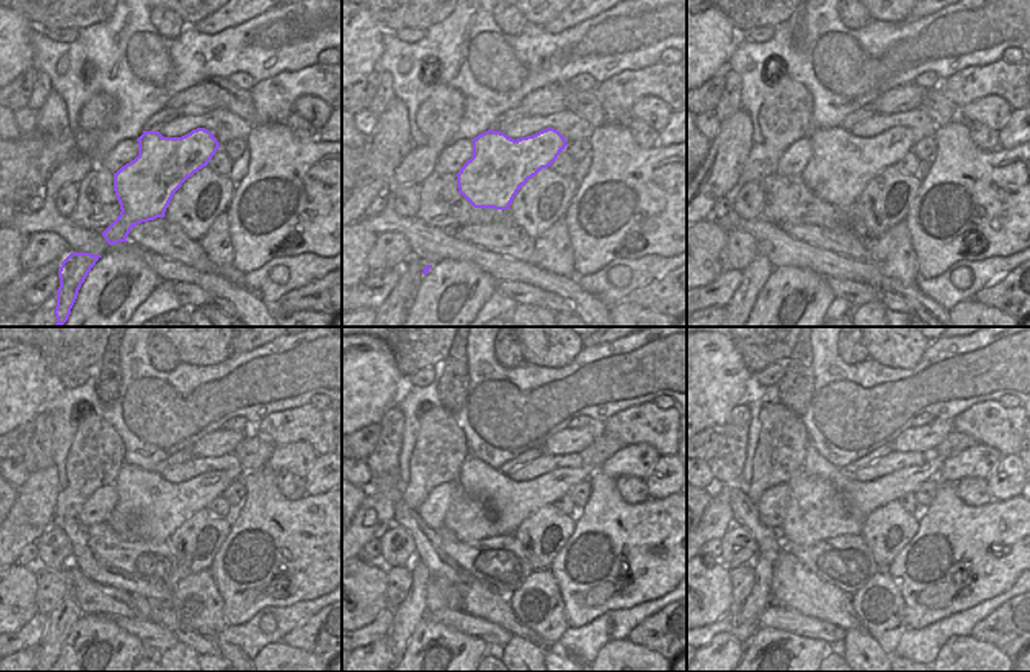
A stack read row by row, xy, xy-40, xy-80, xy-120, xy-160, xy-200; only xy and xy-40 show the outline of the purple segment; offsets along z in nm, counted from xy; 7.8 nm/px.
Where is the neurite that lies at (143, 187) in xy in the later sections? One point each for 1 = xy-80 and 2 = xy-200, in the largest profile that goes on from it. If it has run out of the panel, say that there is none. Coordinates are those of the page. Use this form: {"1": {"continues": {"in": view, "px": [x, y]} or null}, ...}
{"1": {"continues": {"in": "xy-80", "px": [841, 165]}}, "2": {"continues": {"in": "xy-200", "px": [864, 495]}}}

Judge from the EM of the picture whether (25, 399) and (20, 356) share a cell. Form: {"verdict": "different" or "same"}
{"verdict": "same"}

